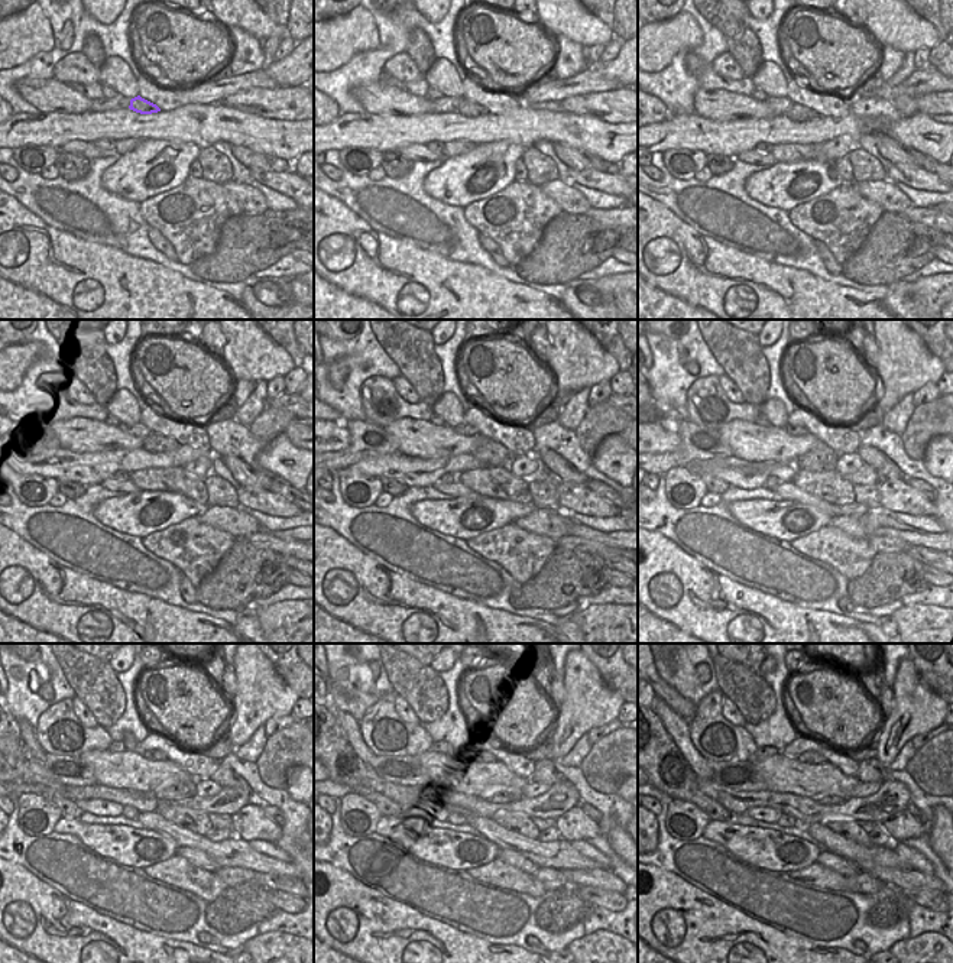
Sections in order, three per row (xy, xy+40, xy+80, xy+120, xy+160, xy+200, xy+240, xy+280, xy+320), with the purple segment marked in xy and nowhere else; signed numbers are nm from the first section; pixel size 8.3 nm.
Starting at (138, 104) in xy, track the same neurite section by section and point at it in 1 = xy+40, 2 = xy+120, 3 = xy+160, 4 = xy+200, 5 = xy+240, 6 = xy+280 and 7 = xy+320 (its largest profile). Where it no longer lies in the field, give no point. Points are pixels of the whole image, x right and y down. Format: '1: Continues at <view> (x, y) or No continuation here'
1: Continues at xy+40 (469, 109)
2: Continues at xy+120 (155, 443)
3: Continues at xy+160 (490, 453)
4: Continues at xy+200 (822, 459)
5: Continues at xy+240 (169, 793)
6: Continues at xy+280 (503, 797)
7: Continues at xy+320 (826, 798)

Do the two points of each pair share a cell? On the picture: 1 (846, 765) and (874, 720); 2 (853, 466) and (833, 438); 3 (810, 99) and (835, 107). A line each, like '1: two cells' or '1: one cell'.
1: two cells
2: two cells
3: one cell

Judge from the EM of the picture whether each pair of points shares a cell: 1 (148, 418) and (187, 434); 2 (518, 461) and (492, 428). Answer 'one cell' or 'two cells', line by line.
1: one cell
2: two cells

